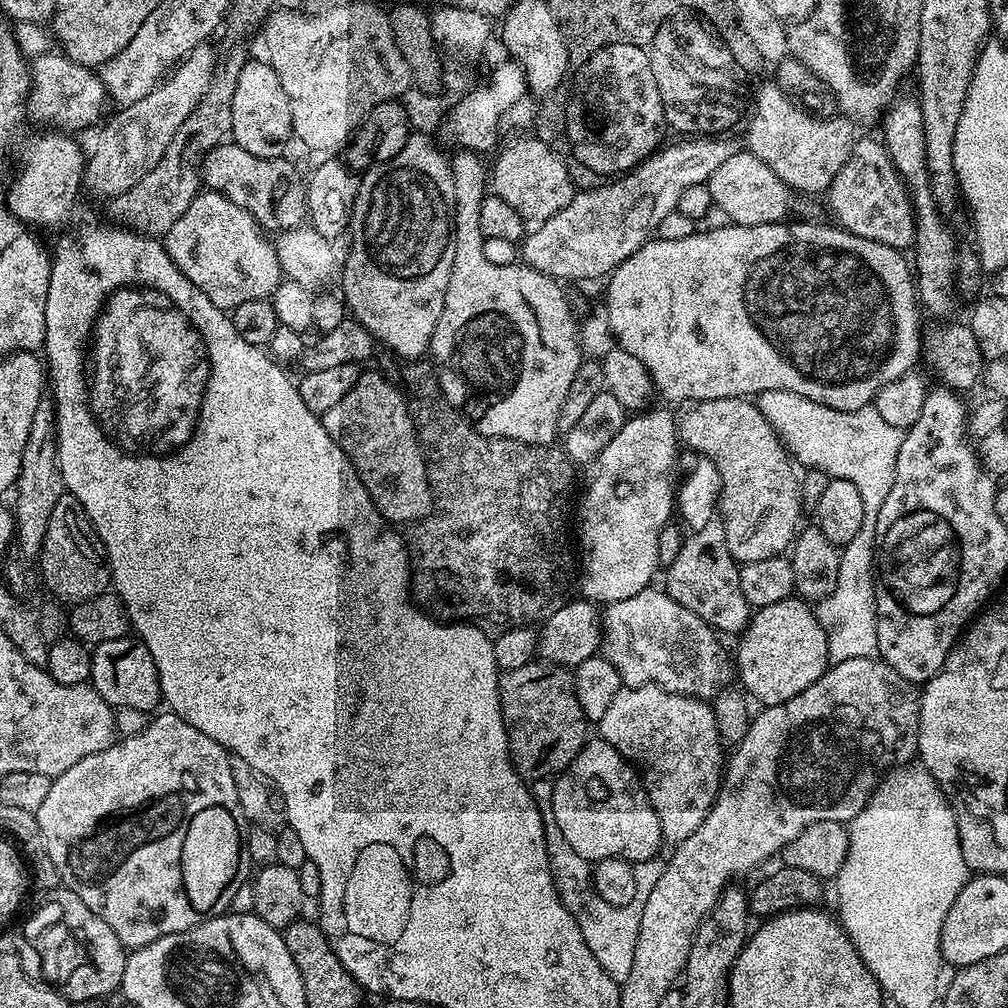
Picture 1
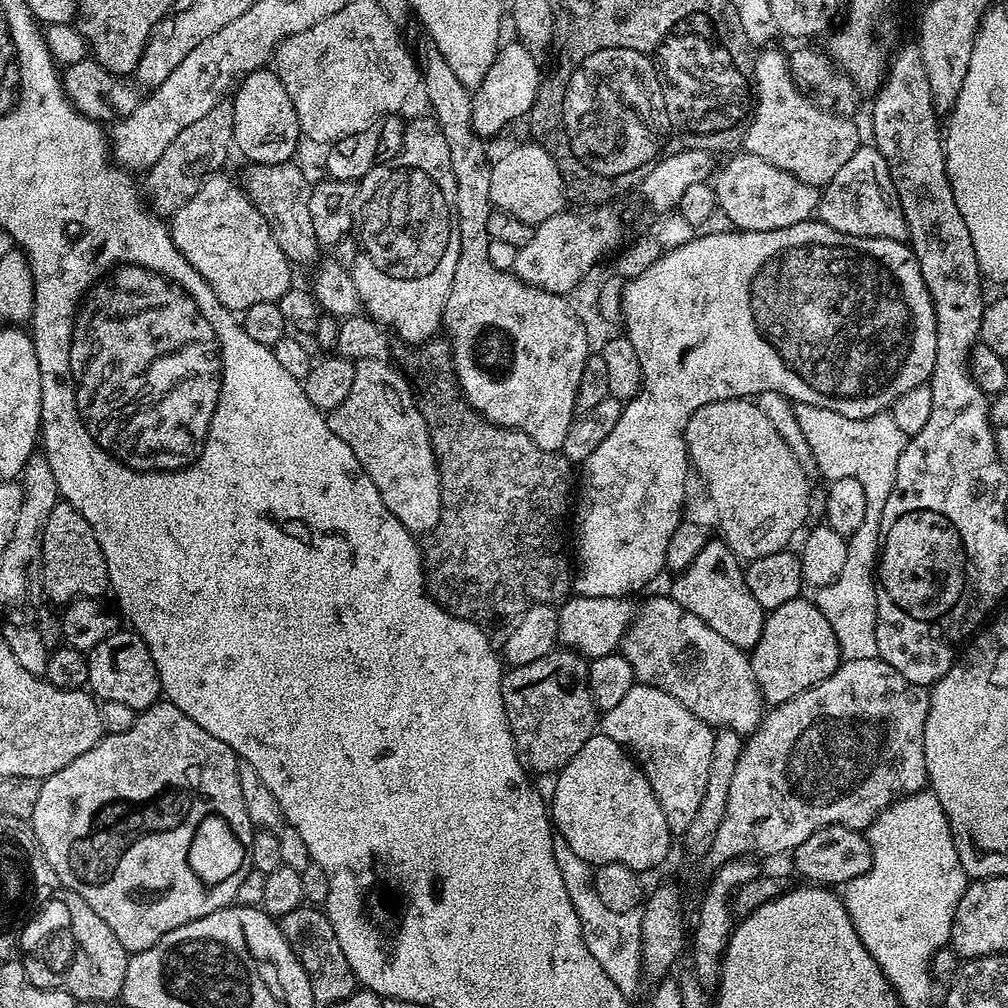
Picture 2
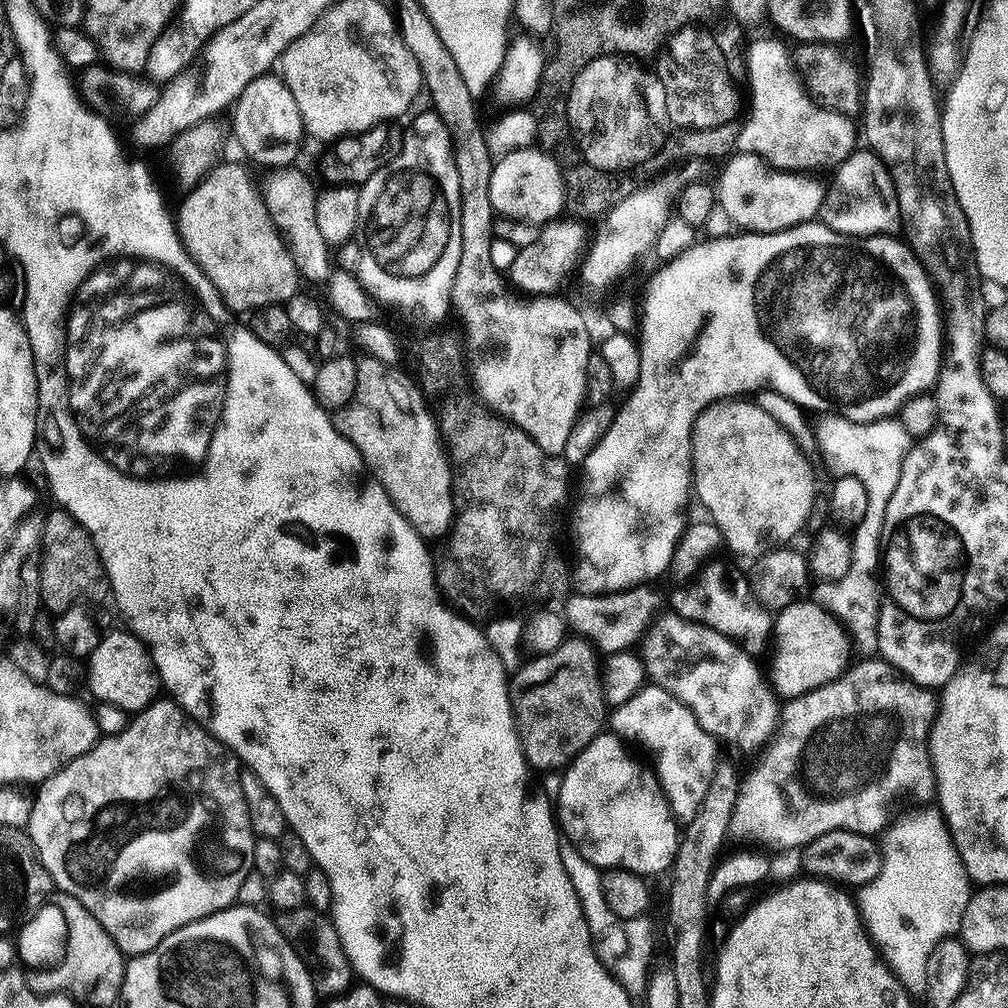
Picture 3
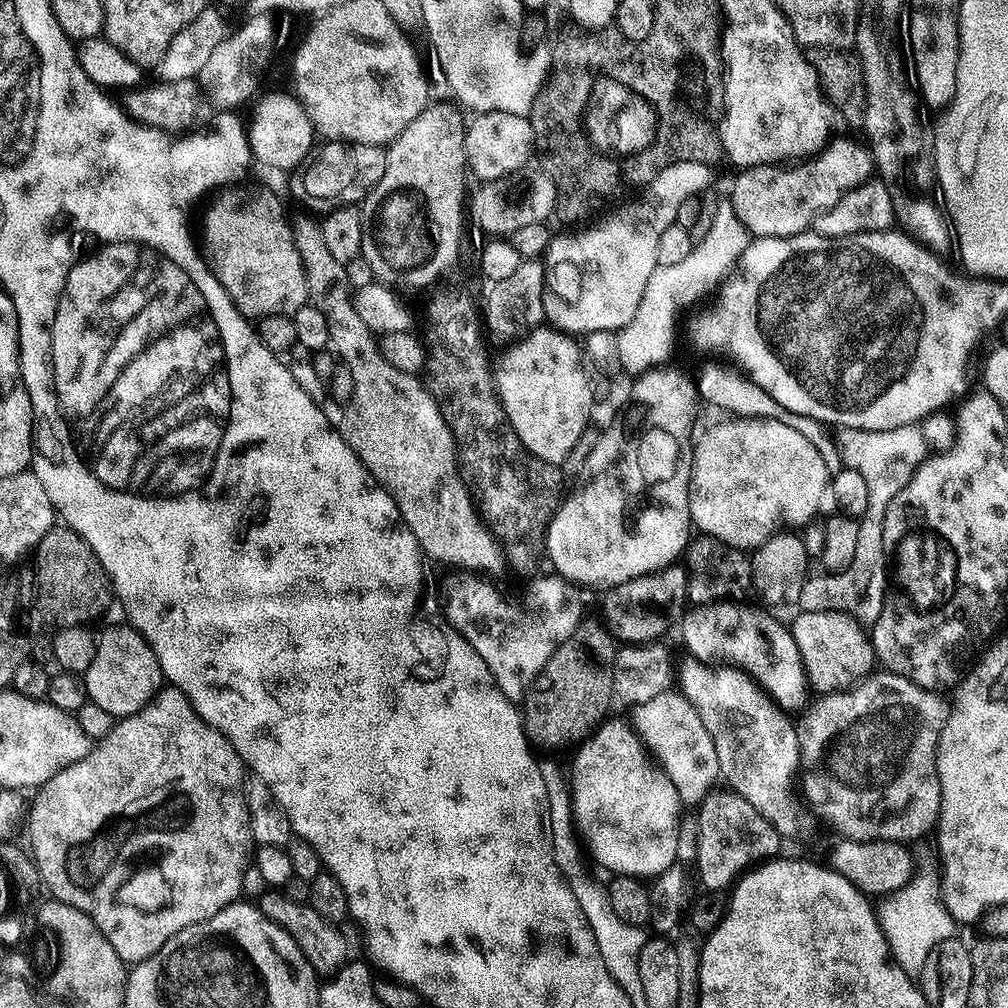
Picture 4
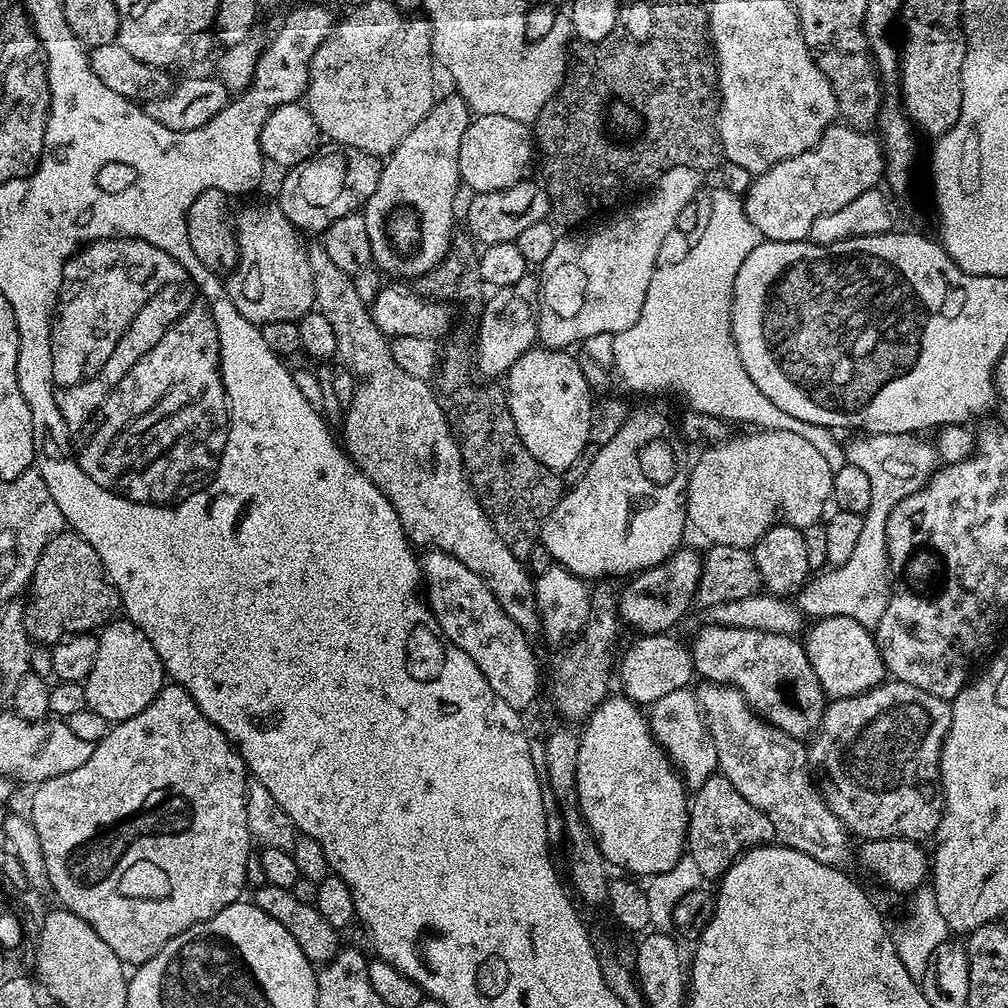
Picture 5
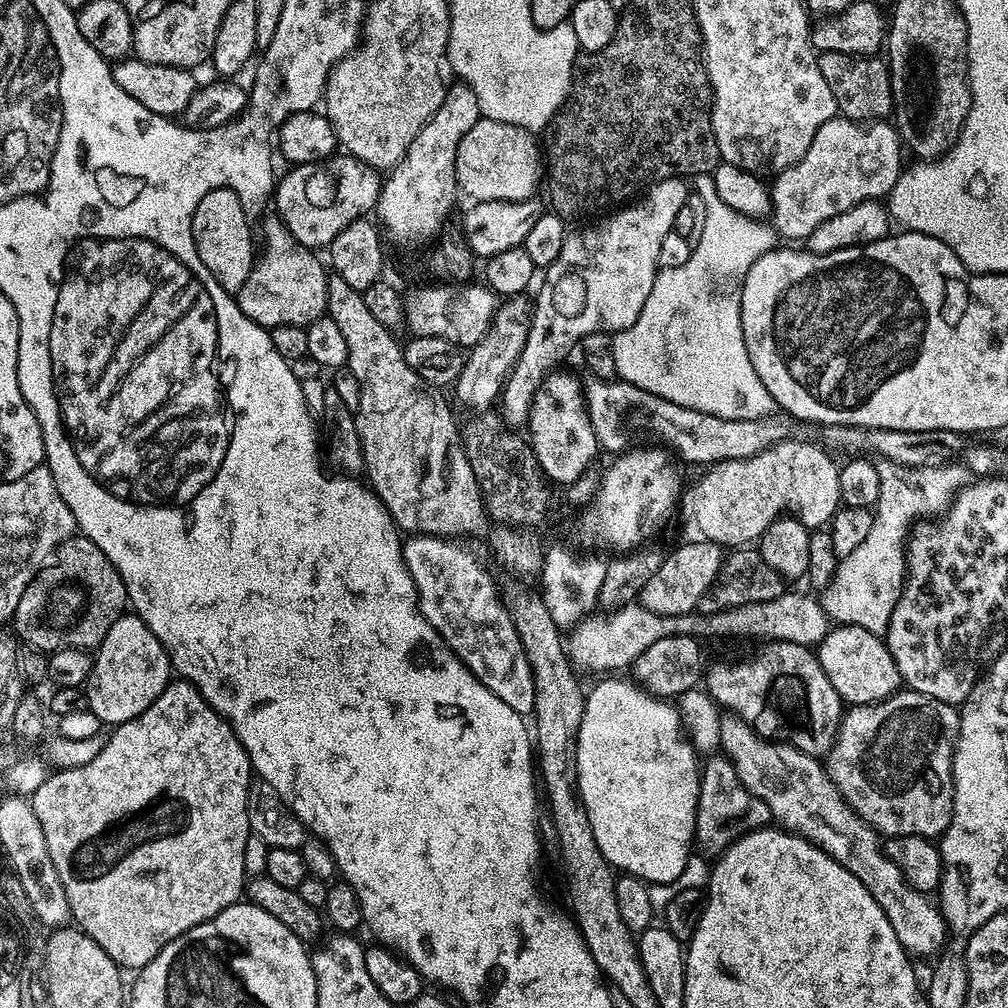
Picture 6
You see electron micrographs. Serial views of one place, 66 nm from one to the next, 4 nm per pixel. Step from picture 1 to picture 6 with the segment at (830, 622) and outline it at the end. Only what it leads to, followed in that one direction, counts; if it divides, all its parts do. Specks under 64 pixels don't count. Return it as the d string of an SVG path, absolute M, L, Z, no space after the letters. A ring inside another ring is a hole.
M880 458L875 461L880 485L874 505L874 526L870 526L870 535L853 552L840 557L840 565L837 566L836 573L818 596L820 605L824 607L829 621L835 622L837 625L862 626L862 630L870 630L870 634L878 637L883 637L887 633L888 623L894 614L894 606L902 599L904 591L906 539L910 534L910 525L917 518L930 518L933 517L930 515L934 512L938 514L947 509L958 486L963 485L969 479L970 473L967 468L963 466L955 468L954 465L955 463L949 462L912 468L893 460Z

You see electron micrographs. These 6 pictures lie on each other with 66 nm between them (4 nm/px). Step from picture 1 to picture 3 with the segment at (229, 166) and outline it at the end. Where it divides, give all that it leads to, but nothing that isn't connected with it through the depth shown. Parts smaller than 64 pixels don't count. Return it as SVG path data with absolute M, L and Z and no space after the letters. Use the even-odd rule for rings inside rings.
M296 166L277 168L265 184L262 184L264 201L274 222L274 226L284 237L288 252L294 258L294 266L300 271L301 281L323 285L334 271L334 252L322 238L318 227L318 210L316 197L318 188L312 185L312 180L304 172L299 172Z

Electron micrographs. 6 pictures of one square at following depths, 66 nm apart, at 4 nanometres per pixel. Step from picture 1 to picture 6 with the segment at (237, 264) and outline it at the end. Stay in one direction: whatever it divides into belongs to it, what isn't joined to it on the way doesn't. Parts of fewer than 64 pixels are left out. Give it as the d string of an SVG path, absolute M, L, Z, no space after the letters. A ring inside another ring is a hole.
M269 214L264 220L264 249L260 248L249 276L234 299L236 305L255 324L269 330L278 326L307 326L325 315L328 306L326 264L311 248L302 246L279 216Z

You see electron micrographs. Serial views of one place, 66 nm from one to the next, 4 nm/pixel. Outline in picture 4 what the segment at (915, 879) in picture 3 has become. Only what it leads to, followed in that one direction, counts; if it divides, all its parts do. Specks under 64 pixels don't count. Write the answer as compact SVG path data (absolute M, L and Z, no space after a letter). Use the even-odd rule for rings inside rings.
M915 879L907 880L902 891L887 893L878 904L880 929L884 931L888 949L891 950L896 964L902 966L902 970L909 974L919 974L930 950L934 950L934 946L938 946L938 942L956 936L958 932L958 925L952 919L946 904L940 902L935 908L932 905L931 894L924 892L923 886L916 883ZM904 894L905 896L903 896ZM904 900L908 905L904 905ZM912 903L916 903L916 905L912 905Z

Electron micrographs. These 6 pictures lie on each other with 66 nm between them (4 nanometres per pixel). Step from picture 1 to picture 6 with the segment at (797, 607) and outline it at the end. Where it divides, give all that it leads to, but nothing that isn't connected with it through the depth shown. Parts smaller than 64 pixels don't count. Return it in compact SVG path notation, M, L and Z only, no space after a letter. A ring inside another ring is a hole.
M841 624L833 627L819 644L818 655L822 670L826 670L826 678L830 678L830 686L838 690L845 705L877 704L901 687L898 666L894 666L887 643L870 634L870 630L862 630L862 626Z

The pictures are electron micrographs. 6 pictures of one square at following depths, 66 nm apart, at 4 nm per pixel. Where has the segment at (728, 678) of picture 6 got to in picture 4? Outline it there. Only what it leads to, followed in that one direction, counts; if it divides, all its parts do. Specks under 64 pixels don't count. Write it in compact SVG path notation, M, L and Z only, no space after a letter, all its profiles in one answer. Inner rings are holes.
M716 602L707 605L703 609L704 624L689 626L689 636L684 640L685 646L692 651L689 653L705 662L711 661L711 656L721 656L724 659L721 661L747 672L779 708L789 714L799 713L809 703L810 689L791 627L763 612L768 611L763 607L747 608L744 604L720 606Z

